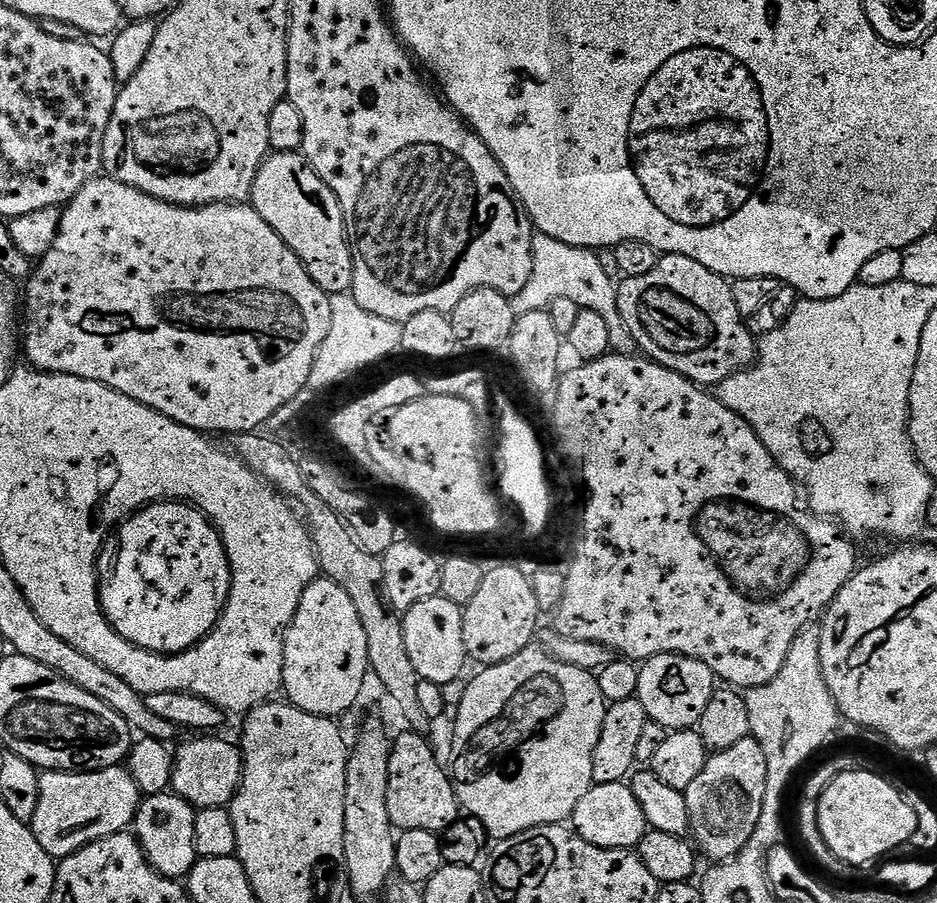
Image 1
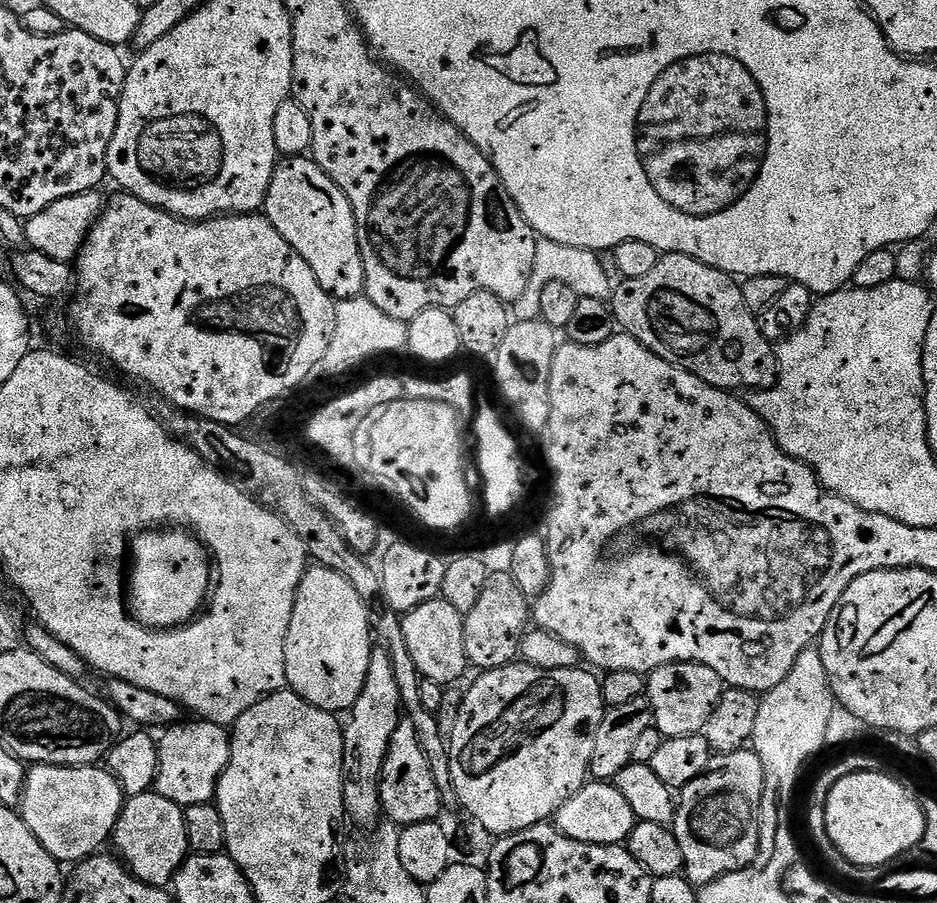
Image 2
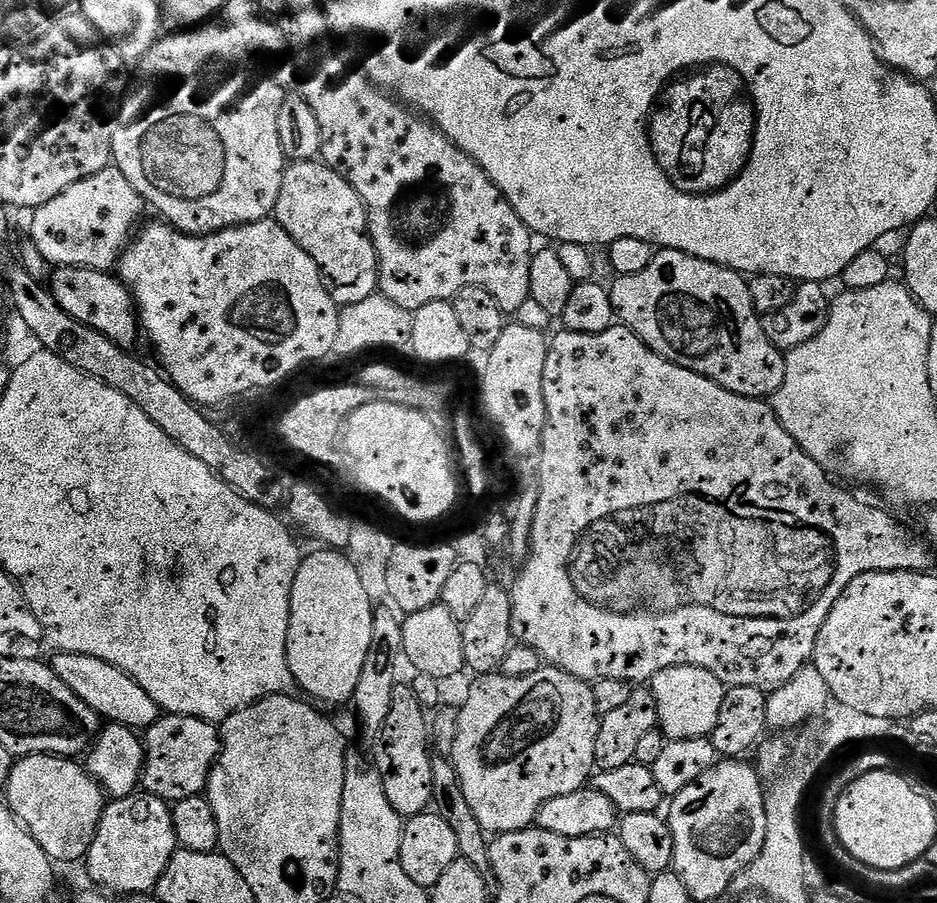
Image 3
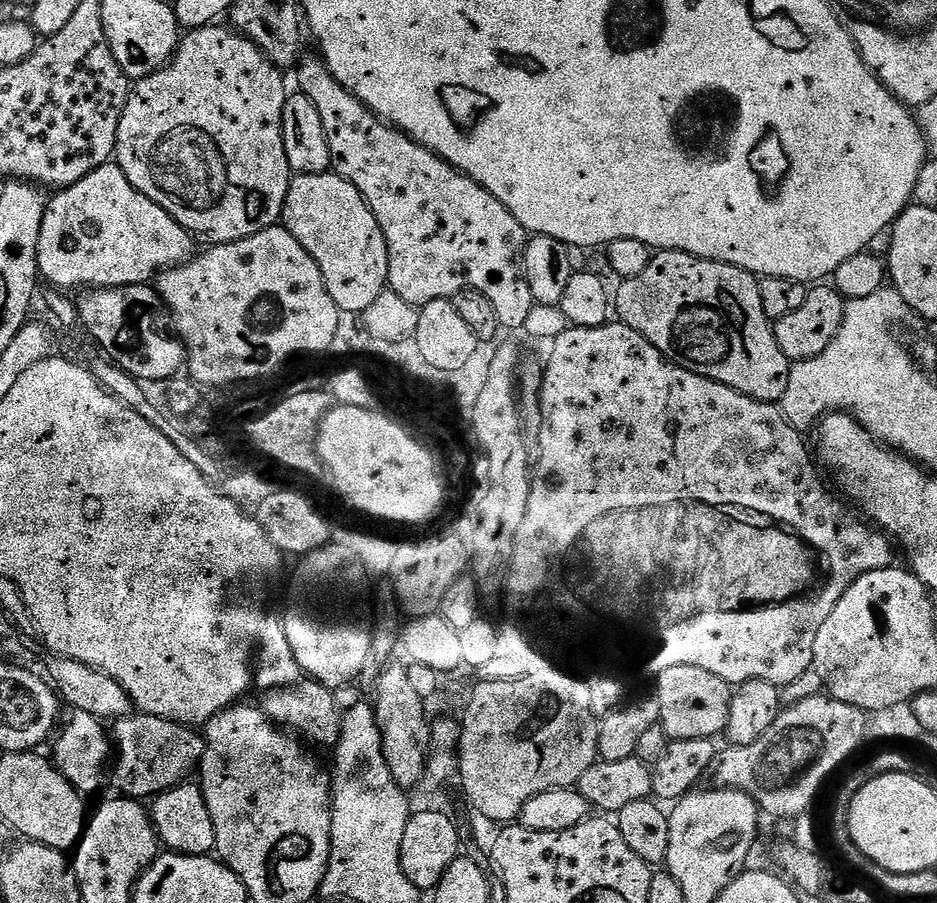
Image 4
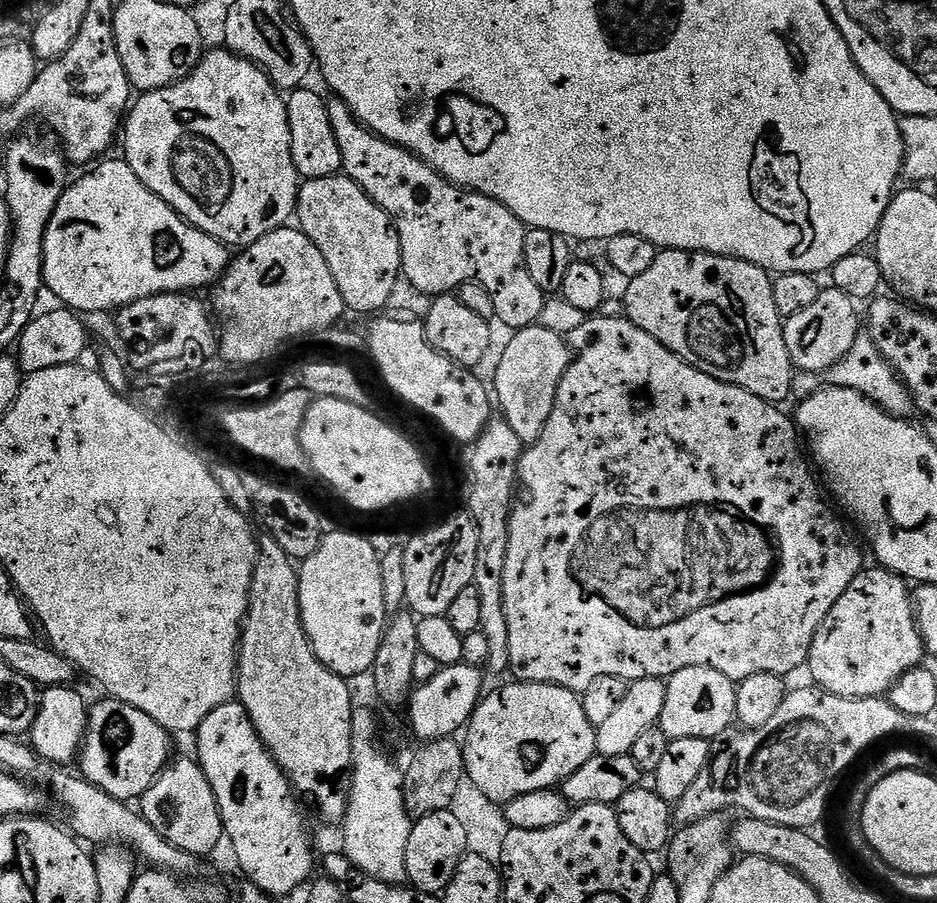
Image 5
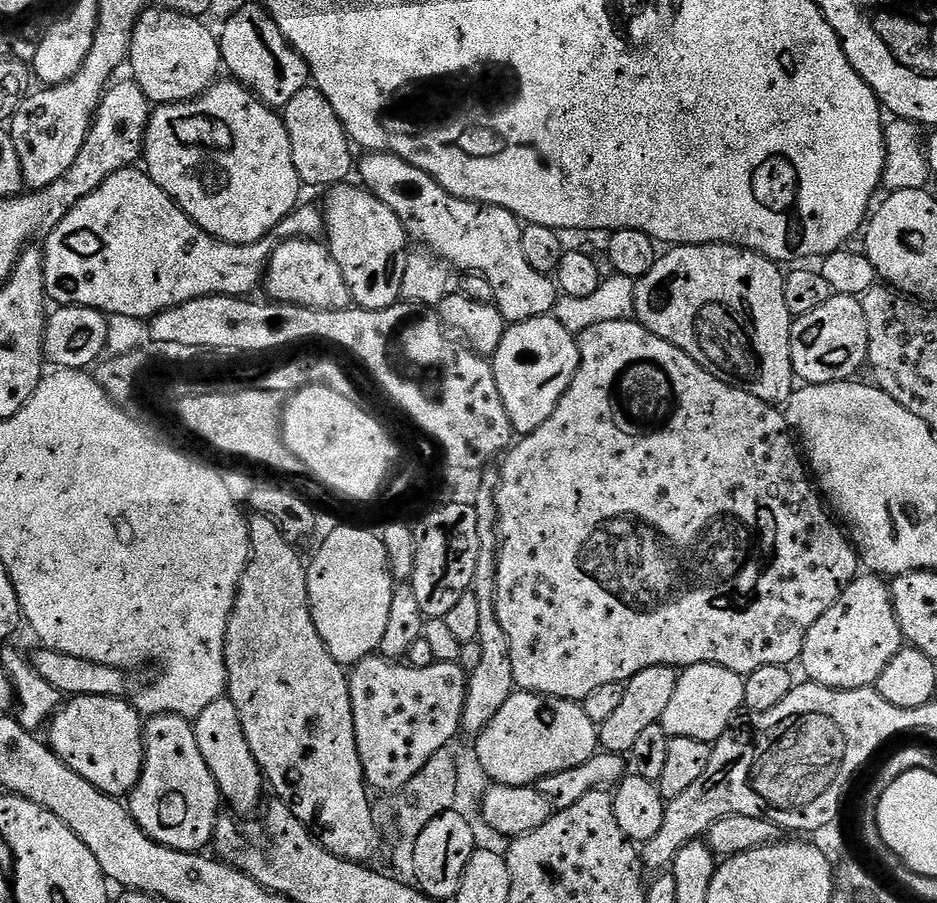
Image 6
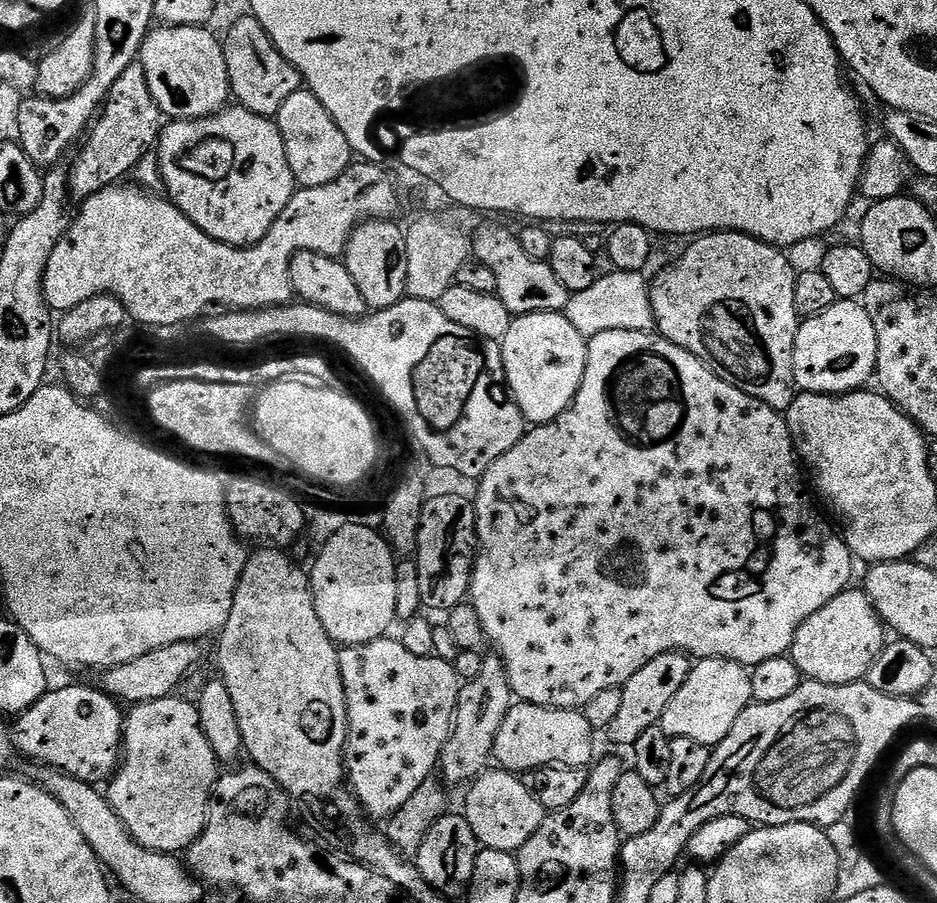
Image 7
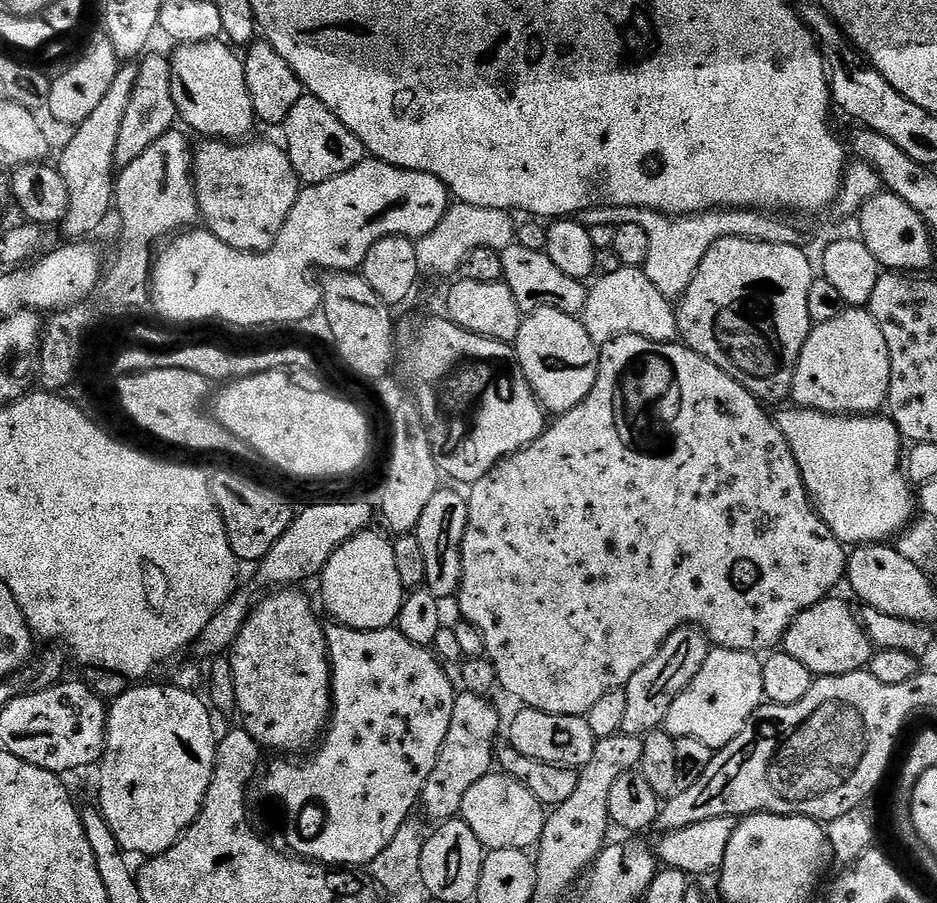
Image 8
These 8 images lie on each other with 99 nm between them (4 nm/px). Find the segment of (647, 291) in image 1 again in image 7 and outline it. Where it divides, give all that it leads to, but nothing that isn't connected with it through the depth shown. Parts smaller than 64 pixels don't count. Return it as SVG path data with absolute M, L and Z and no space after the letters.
M709 232L702 236L697 236L691 241L692 244L680 257L676 264L669 268L664 268L650 280L650 306L654 306L654 318L656 319L656 332L669 340L674 346L694 354L703 364L708 367L718 378L738 386L746 394L750 394L755 400L761 400L766 406L770 406L776 412L787 413L788 407L794 402L798 394L796 379L794 378L794 338L798 338L801 317L794 306L794 288L798 268L788 261L789 253L781 250L774 244L768 244L764 240L755 240L752 236L747 236L744 232Z

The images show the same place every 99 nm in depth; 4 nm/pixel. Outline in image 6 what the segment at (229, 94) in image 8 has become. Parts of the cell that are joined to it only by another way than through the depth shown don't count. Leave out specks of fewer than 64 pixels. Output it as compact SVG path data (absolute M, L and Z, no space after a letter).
M152 6L140 15L134 26L126 64L129 69L132 67L131 79L135 80L138 86L142 86L146 98L153 105L187 104L197 100L221 75L220 41L217 33L211 32L203 19Z

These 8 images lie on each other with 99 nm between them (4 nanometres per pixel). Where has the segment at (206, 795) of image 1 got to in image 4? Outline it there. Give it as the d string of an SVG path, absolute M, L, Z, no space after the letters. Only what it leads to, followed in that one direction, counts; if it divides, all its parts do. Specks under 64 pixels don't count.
M133 714L115 721L114 742L118 756L120 752L120 772L132 791L129 793L136 798L155 798L185 783L204 759L206 740L196 732L199 731L195 727L147 714Z

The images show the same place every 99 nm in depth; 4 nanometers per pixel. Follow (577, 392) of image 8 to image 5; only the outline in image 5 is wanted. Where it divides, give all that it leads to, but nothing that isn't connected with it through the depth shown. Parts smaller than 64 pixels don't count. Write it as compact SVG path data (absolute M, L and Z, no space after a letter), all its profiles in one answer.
M539 326L521 328L513 331L496 364L496 392L494 388L494 400L502 411L502 418L518 434L518 438L524 445L533 444L542 434L546 426L546 418L550 418L550 410L554 410L554 398L558 392L558 386L566 374L569 364L572 362L573 353L568 347L565 337L554 334L554 330L546 330Z

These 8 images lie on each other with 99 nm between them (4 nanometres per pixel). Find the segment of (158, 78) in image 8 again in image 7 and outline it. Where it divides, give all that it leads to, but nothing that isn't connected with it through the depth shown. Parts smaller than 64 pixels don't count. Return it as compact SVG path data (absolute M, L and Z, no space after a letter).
M139 62L126 66L122 78L114 82L102 113L87 135L88 145L76 160L76 169L71 169L71 199L83 202L102 190L119 185L123 181L120 179L128 171L131 173L157 147L161 131L162 113L150 92L143 66Z

